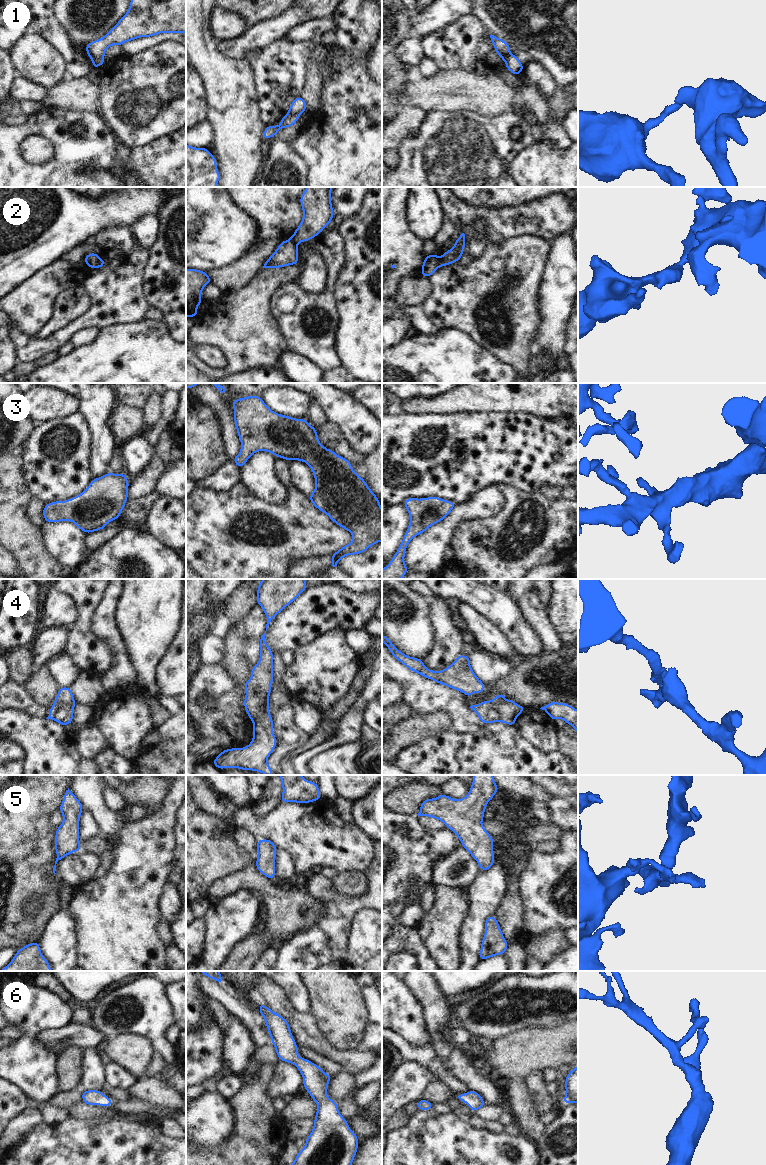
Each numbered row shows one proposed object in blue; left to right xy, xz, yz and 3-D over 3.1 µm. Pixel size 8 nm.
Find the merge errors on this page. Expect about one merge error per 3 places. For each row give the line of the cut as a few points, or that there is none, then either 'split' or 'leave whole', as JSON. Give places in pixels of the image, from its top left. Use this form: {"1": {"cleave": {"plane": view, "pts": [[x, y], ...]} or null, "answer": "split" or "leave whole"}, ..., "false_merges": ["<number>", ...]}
{"1": {"cleave": {"plane": "xy", "pts": [[90, 57], [103, 62]]}, "answer": "split"}, "2": {"cleave": {"plane": "yz", "pts": [[437, 257], [440, 266]]}, "answer": "split"}, "3": {"cleave": null, "answer": "leave whole"}, "4": {"cleave": {"plane": "yz", "pts": [[491, 701], [497, 704], [499, 713], [504, 705], [515, 702]]}, "answer": "split"}, "5": {"cleave": null, "answer": "leave whole"}, "6": {"cleave": null, "answer": "leave whole"}, "false_merges": ["1", "2", "4"]}

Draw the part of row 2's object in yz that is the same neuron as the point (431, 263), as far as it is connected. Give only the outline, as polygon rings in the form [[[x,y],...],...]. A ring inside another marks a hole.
[[[436,254],[426,255],[425,260],[422,263],[421,268],[421,275],[427,278],[430,276],[440,267],[439,259]]]

